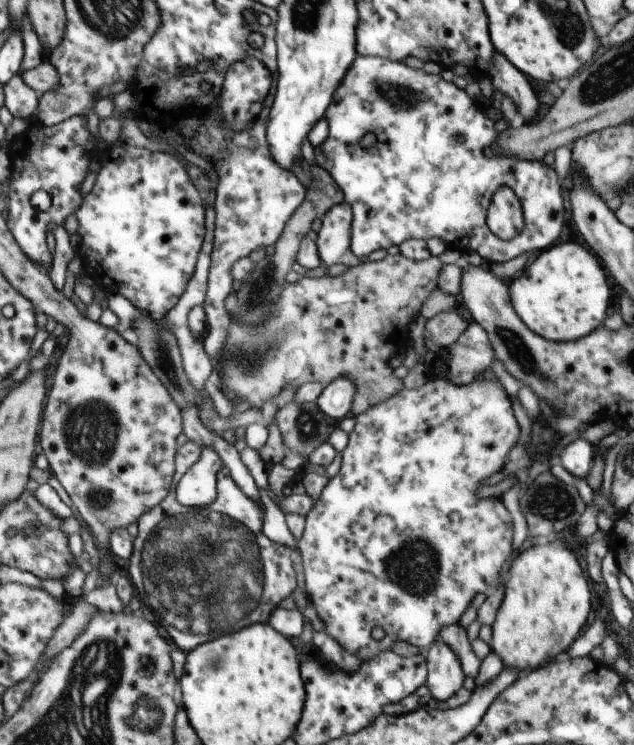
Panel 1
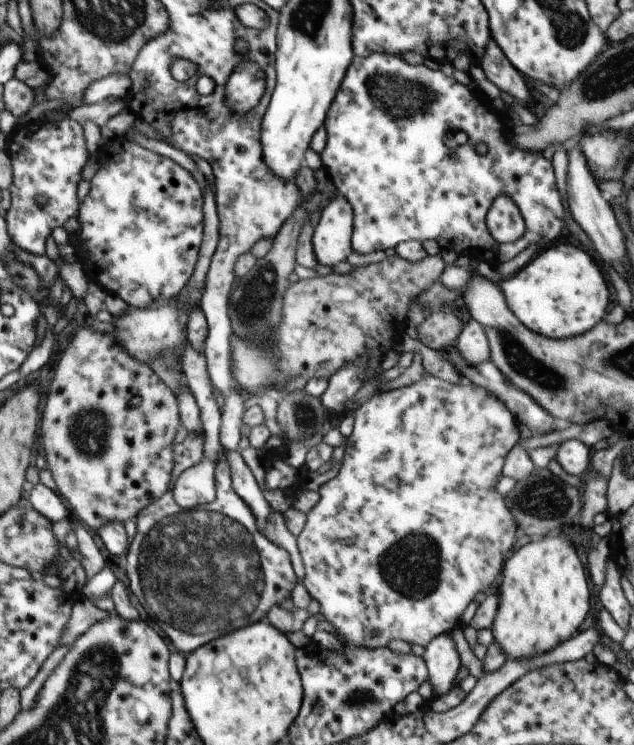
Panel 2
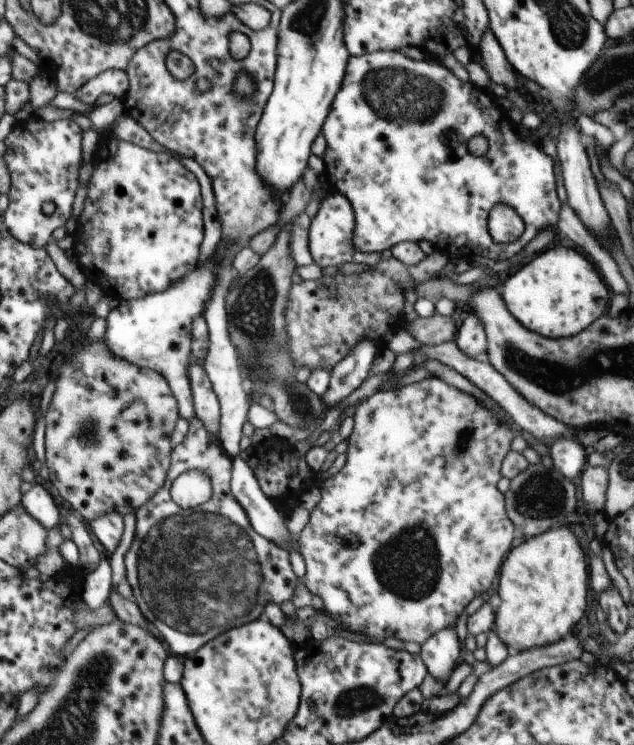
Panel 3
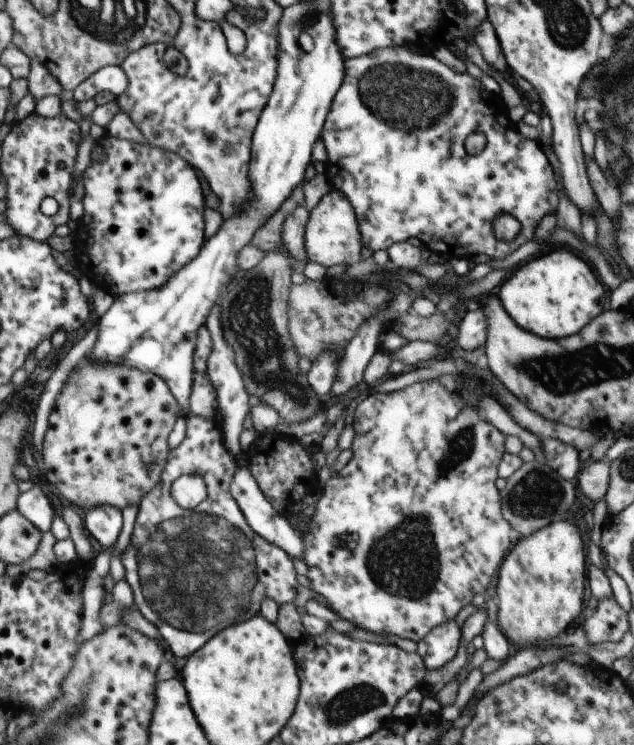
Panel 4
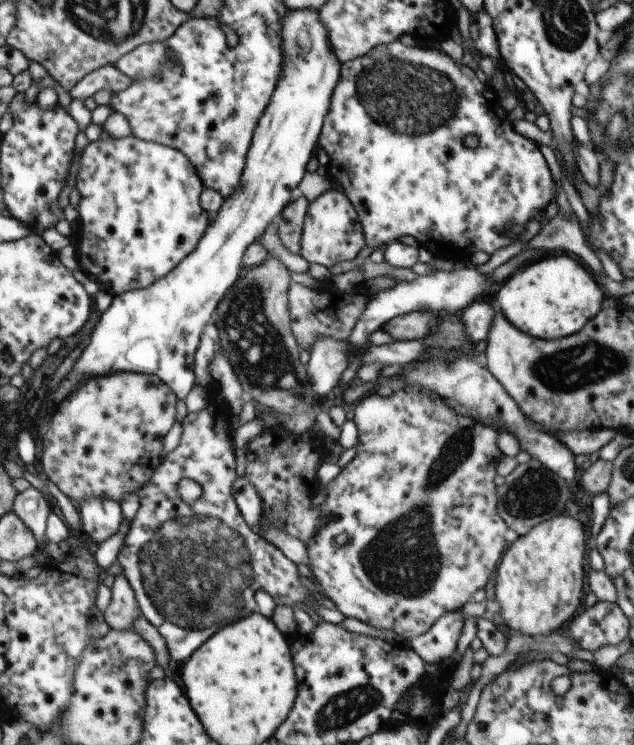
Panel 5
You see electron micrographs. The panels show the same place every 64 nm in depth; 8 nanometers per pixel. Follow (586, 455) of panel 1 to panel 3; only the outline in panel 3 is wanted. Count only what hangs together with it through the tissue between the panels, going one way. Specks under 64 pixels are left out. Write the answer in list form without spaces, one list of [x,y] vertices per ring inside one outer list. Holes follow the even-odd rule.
[[[576,438],[554,440],[550,446],[550,456],[554,469],[566,478],[577,481],[586,467],[586,447]]]

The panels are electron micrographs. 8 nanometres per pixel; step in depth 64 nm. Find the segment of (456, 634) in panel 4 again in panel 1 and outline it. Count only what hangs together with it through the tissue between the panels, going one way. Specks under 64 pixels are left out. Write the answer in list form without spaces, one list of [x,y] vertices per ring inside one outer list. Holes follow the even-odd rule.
[[[435,640],[429,646],[427,656],[426,687],[429,699],[434,701],[448,700],[463,687],[466,676],[460,666],[454,650],[442,640]]]

